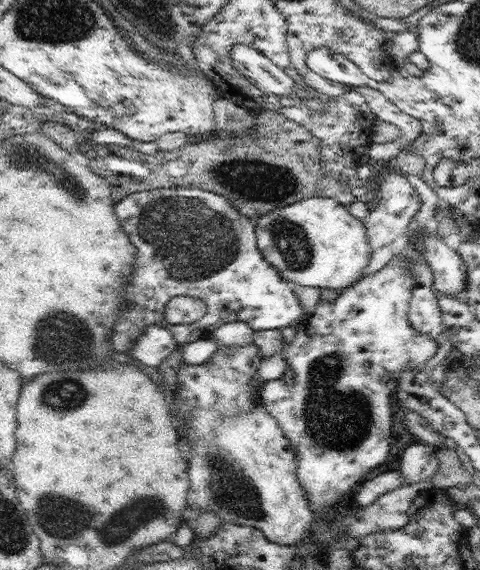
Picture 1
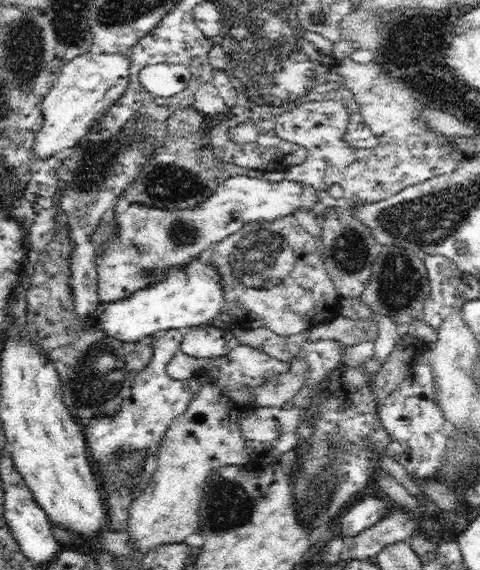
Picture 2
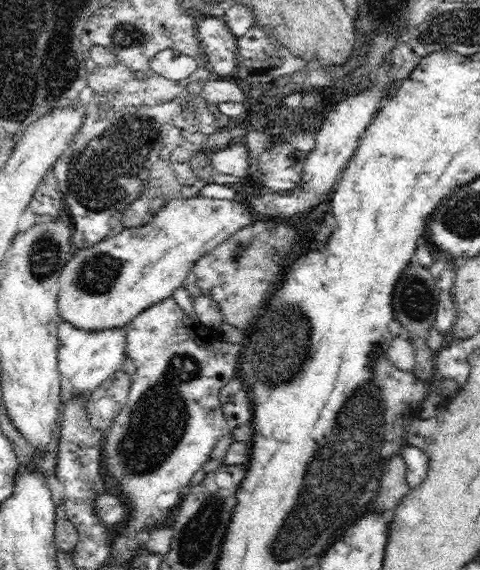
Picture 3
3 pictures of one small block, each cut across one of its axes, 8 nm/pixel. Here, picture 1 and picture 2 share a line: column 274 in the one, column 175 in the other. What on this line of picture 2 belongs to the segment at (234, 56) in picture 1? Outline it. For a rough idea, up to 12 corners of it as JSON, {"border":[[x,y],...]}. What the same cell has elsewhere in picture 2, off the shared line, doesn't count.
{"border":[[160,62],[139,72],[142,86],[168,98],[186,88],[187,64]]}

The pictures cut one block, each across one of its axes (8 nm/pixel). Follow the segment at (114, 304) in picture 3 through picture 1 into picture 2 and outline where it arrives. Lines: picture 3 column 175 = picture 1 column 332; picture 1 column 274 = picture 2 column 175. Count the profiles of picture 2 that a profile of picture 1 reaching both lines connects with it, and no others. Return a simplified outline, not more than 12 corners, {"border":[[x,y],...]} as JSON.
{"border":[[237,175],[193,209],[132,203],[95,258],[102,303],[163,282],[247,222],[320,206]]}

